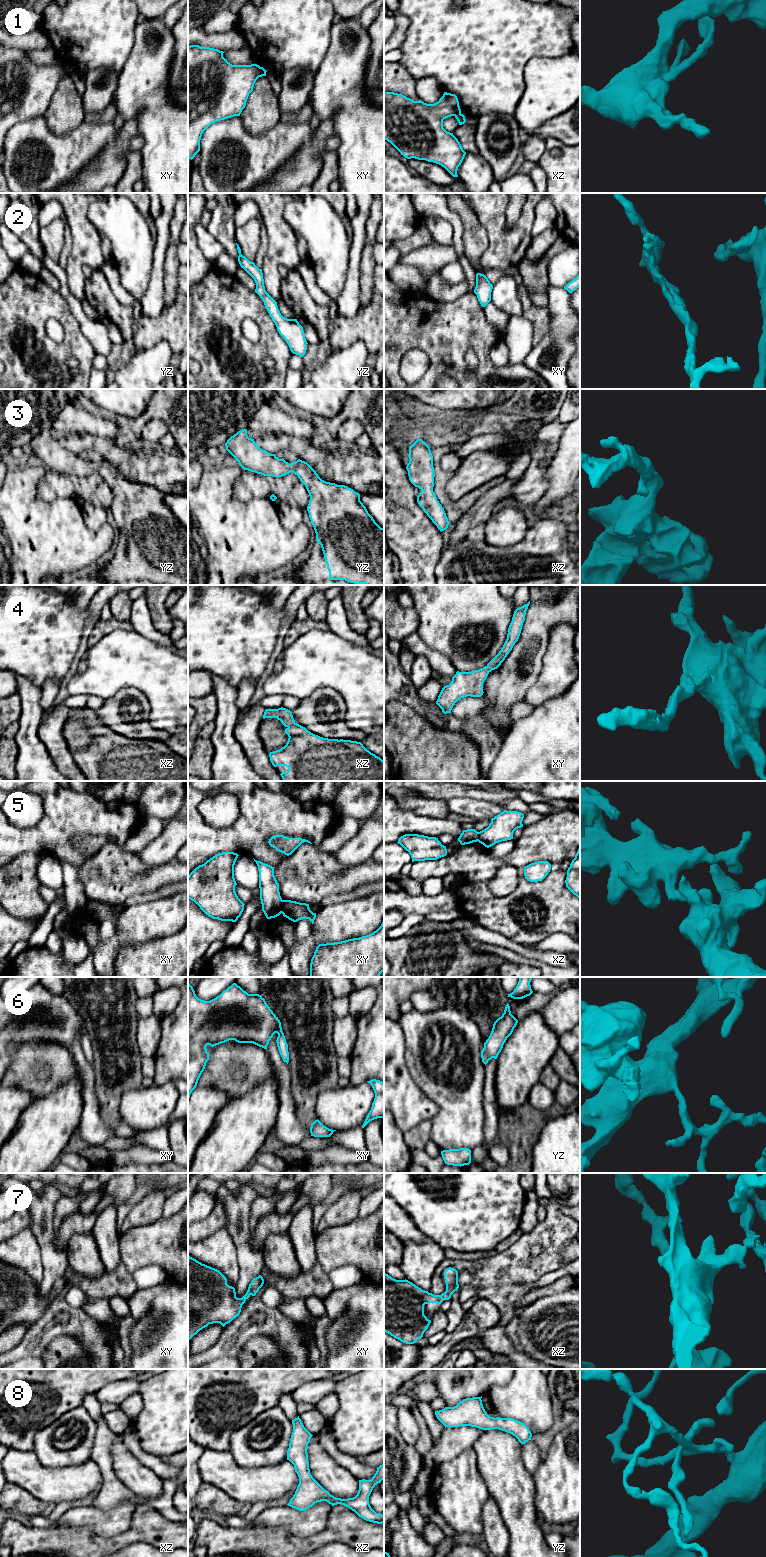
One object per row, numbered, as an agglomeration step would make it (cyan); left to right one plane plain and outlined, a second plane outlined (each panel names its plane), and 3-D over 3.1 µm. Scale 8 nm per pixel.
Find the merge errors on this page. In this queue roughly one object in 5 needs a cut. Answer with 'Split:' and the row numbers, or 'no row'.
Split: 1, 5

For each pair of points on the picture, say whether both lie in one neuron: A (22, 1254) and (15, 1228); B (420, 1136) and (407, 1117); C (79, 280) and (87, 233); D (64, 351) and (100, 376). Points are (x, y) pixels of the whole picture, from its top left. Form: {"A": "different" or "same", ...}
{"A": "different", "B": "different", "C": "same", "D": "different"}

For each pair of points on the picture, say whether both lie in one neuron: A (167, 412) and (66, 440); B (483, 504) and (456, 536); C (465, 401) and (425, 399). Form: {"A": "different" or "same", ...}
{"A": "different", "B": "same", "C": "same"}

